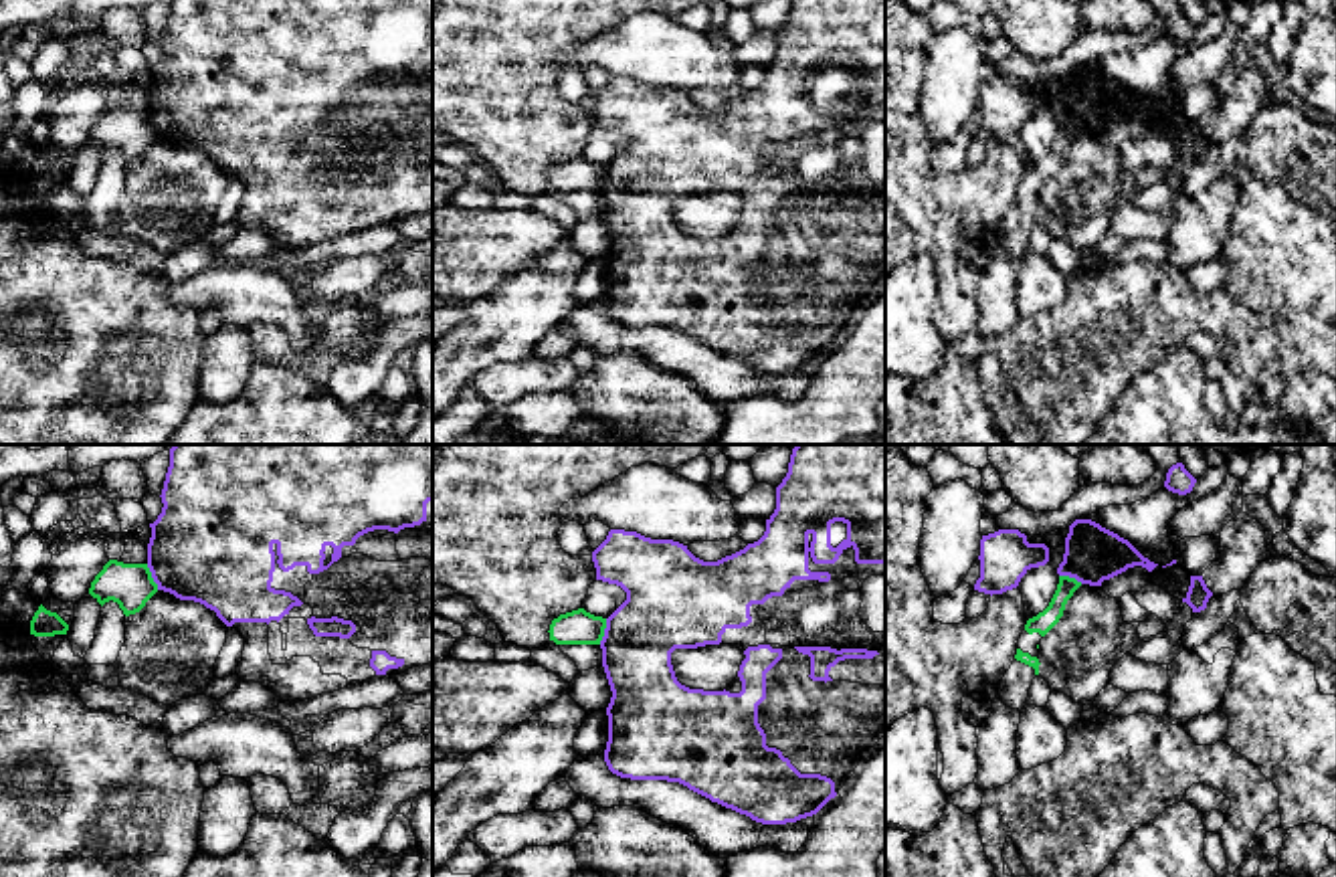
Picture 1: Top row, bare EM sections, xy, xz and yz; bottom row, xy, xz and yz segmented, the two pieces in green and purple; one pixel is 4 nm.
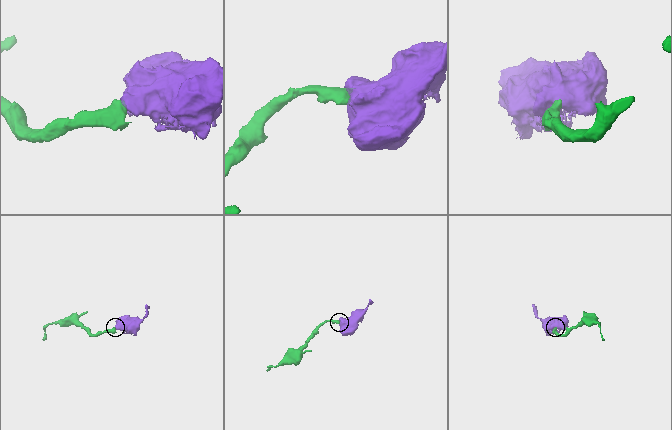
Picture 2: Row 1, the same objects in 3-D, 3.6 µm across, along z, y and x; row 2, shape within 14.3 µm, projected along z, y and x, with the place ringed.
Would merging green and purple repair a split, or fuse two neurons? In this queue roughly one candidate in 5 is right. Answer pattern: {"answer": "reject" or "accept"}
{"answer": "reject"}

